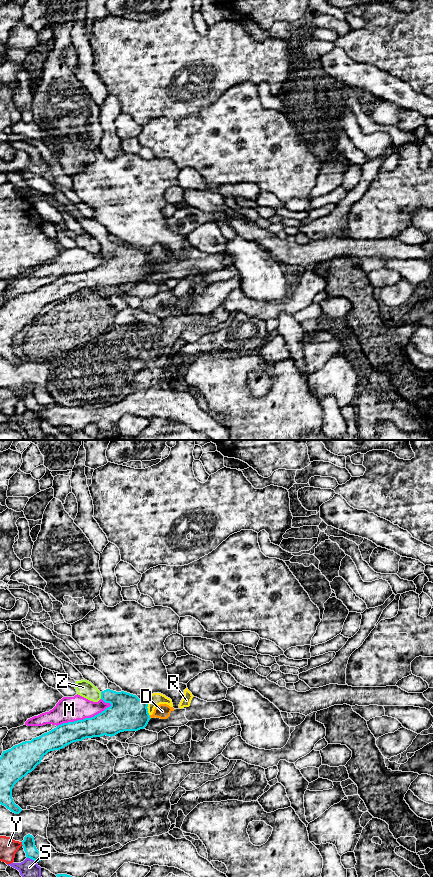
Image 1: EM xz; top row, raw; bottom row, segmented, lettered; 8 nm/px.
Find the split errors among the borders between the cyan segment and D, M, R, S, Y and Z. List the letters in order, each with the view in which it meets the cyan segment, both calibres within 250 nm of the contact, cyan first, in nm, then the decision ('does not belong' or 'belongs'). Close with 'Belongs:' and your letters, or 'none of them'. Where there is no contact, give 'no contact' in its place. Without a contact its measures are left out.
D: xz | 300/120 nm | does not belong
M: xz | 220/200 nm | does not belong
R: xz | 300/100 nm | does not belong
S: xz | 100/160 nm | does not belong
Y: xz | 100/140 nm | does not belong
Z: xz | 300/140 nm | does not belong
Belongs: none of them

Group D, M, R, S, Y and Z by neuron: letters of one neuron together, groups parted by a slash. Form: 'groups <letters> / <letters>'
groups D R / M / S / Y / Z

